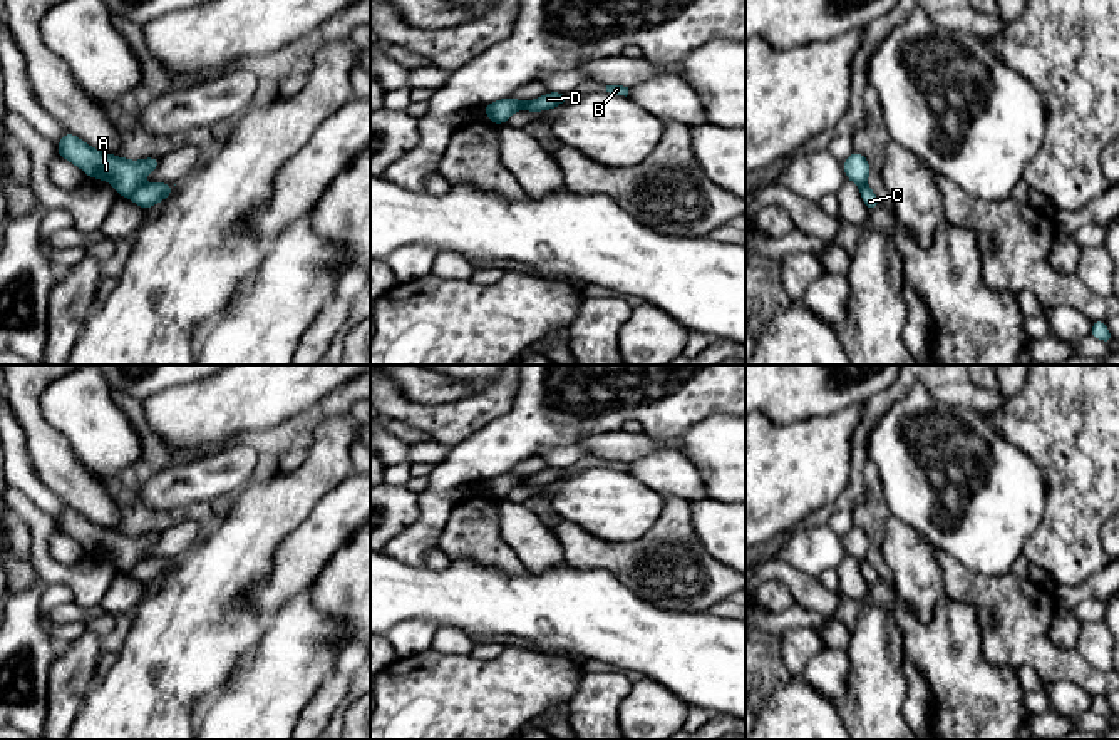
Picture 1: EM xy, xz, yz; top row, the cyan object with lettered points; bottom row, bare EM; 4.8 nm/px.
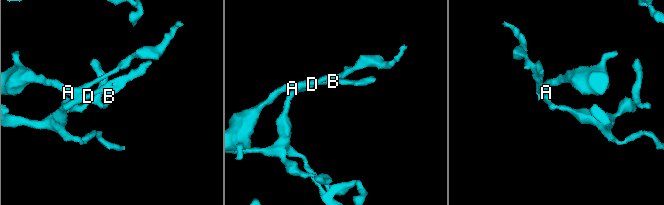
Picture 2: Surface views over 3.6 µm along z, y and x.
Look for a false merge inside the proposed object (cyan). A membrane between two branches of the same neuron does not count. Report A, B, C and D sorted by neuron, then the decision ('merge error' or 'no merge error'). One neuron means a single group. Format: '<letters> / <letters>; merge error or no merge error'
A B C D; no merge error

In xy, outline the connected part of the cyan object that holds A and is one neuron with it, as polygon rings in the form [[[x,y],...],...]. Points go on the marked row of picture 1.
[[[70,132],[64,134],[55,151],[80,167],[87,177],[107,181],[114,186],[117,196],[127,196],[142,209],[164,201],[174,189],[174,186],[166,182],[142,182],[142,179],[159,166],[161,159],[157,157],[129,161],[97,151]]]

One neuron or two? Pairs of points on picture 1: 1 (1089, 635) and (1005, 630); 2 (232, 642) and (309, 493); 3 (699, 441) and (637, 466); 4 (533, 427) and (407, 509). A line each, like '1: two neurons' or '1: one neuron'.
1: two neurons
2: one neuron
3: one neuron
4: two neurons

